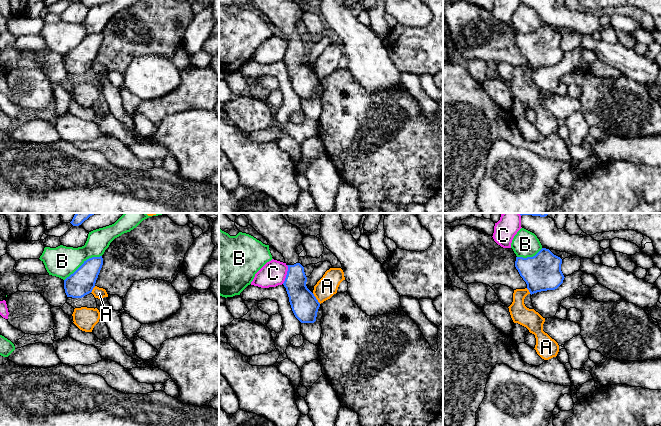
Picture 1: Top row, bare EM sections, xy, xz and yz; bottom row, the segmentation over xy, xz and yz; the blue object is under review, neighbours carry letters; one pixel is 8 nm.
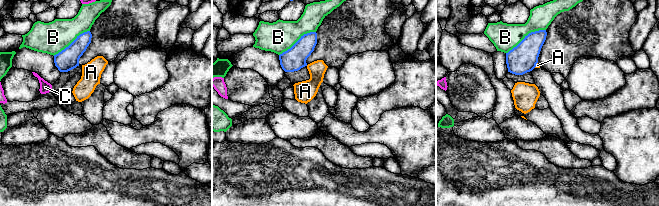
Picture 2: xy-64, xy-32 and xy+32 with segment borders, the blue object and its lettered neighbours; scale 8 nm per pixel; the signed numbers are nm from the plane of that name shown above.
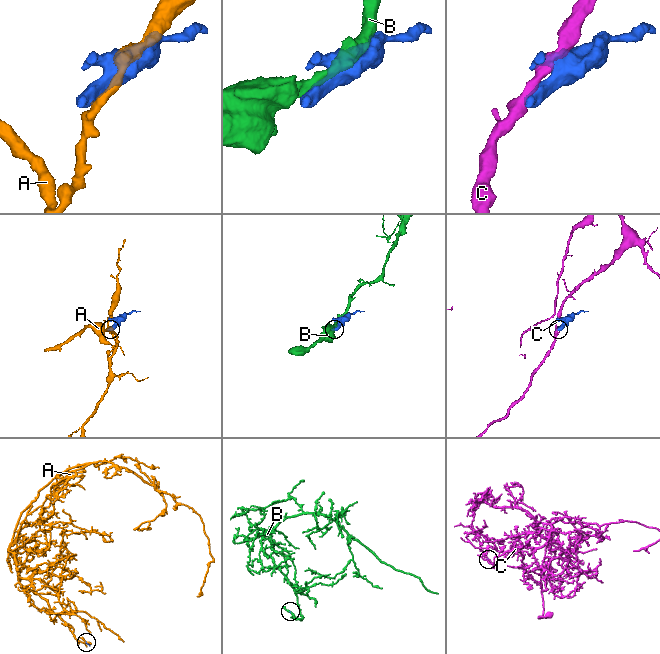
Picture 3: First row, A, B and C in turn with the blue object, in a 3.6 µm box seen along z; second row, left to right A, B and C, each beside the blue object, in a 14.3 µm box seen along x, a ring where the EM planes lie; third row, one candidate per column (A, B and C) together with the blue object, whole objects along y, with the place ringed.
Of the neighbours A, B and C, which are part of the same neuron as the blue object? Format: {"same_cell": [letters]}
{"same_cell": []}

